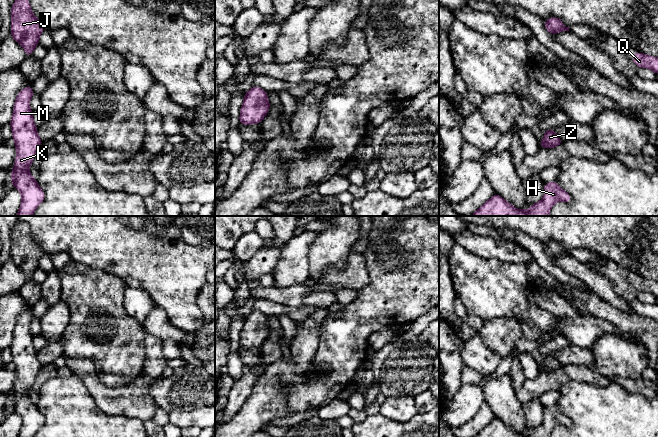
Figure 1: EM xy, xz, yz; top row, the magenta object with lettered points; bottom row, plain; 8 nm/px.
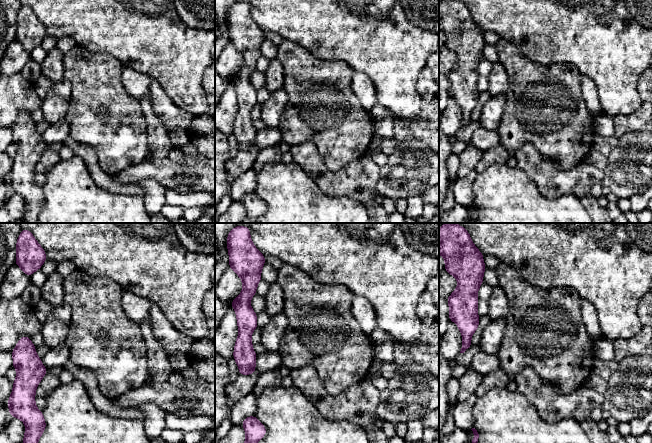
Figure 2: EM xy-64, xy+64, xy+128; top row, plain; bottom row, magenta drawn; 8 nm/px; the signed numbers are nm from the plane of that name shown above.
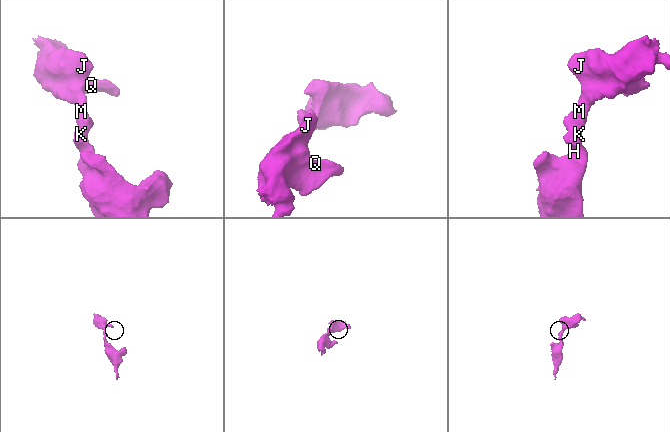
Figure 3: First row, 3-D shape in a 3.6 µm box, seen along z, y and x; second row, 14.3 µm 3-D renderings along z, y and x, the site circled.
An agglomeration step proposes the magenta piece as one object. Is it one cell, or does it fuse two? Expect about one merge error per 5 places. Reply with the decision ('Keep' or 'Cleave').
Keep

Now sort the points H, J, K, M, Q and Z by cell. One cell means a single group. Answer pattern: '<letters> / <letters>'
H J K M Q Z

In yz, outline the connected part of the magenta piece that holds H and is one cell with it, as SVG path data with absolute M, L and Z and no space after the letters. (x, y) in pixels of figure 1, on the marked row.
M554 181L544 185L545 194L540 202L533 203L528 210L518 210L495 193L471 216L549 216L551 207L558 201L570 203L571 196Z

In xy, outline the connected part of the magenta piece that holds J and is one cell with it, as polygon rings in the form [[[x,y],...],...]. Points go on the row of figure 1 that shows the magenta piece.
[[[29,0],[14,1],[11,9],[11,37],[24,48],[26,57],[32,55],[44,29],[32,13]]]

